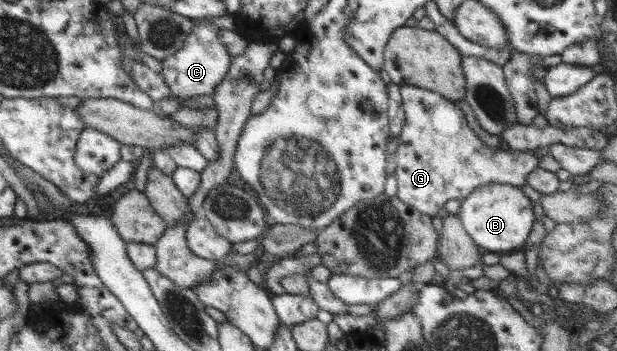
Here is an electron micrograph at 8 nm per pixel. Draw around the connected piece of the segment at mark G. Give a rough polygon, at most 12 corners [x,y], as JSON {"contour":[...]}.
{"contour":[[402,86],[397,197],[450,199],[522,186],[533,152],[487,146],[456,102]]}

